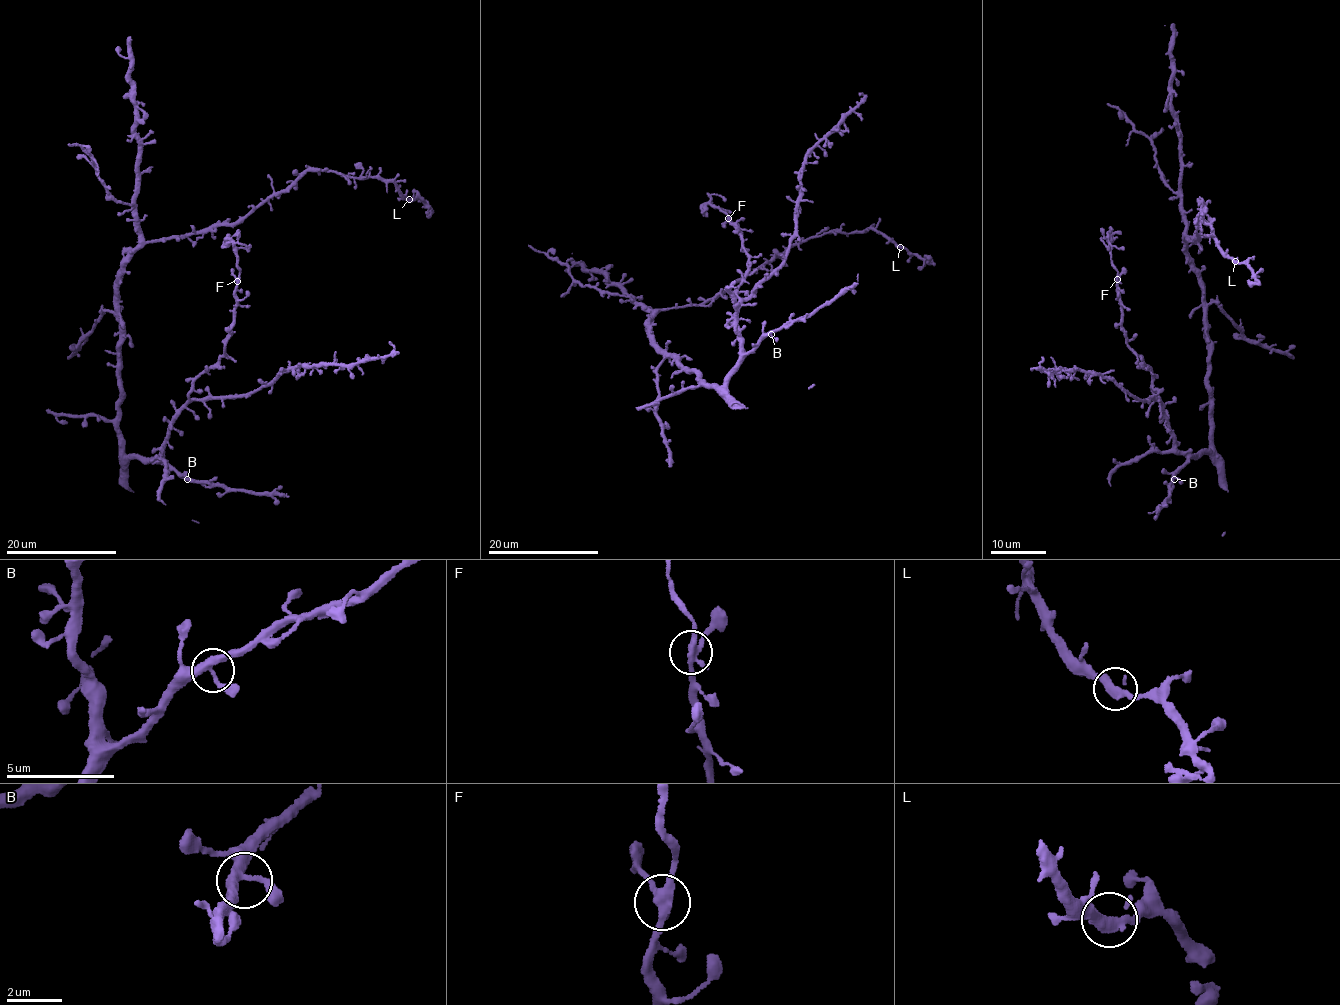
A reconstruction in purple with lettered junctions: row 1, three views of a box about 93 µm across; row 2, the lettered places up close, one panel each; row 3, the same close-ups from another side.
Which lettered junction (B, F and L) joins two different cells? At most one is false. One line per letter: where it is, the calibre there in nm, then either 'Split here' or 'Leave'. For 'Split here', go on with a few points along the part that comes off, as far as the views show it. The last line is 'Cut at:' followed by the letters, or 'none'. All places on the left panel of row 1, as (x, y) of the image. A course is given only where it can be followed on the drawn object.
B: Place: (187, 479). Thickness 340 nm. Leave
F: Place: (237, 281). Thickness 300 nm. Leave
L: Place: (409, 199). Thickness 300 nm. Leave
Cut at: none

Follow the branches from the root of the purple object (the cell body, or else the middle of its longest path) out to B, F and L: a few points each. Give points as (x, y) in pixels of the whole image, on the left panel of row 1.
B: (118, 360), (119, 449), (127, 457), (162, 461), (187, 479)
F: (118, 360), (119, 449), (127, 457), (157, 458), (191, 382), (223, 354), (233, 327), (237, 280)
L: (118, 360), (122, 264), (147, 242), (241, 222), (308, 171), (390, 179), (409, 199)

